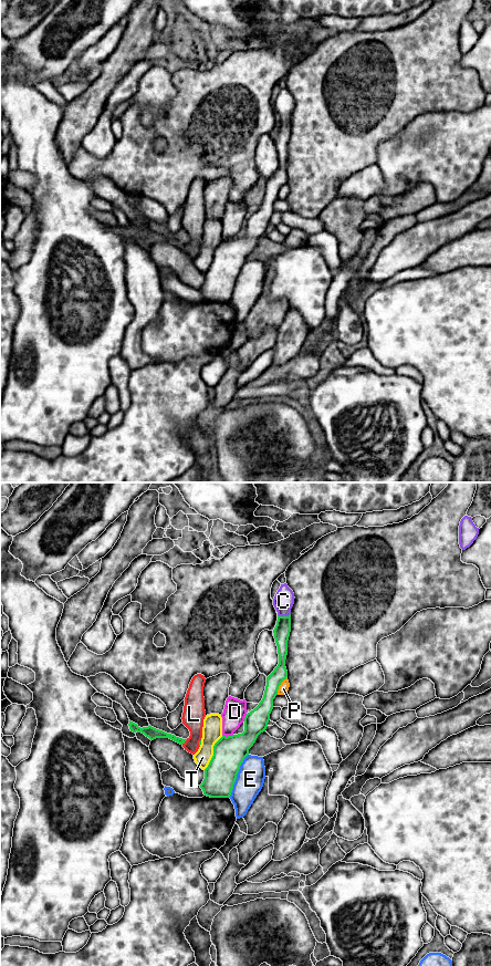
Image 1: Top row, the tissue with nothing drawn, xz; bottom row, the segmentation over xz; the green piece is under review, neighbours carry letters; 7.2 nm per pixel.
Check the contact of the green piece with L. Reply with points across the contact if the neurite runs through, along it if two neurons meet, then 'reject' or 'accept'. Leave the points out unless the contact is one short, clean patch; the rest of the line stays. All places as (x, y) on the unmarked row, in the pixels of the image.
border along xz (187, 243), (181, 248); reject

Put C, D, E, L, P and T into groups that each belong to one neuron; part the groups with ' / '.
C / D L T / E / P

